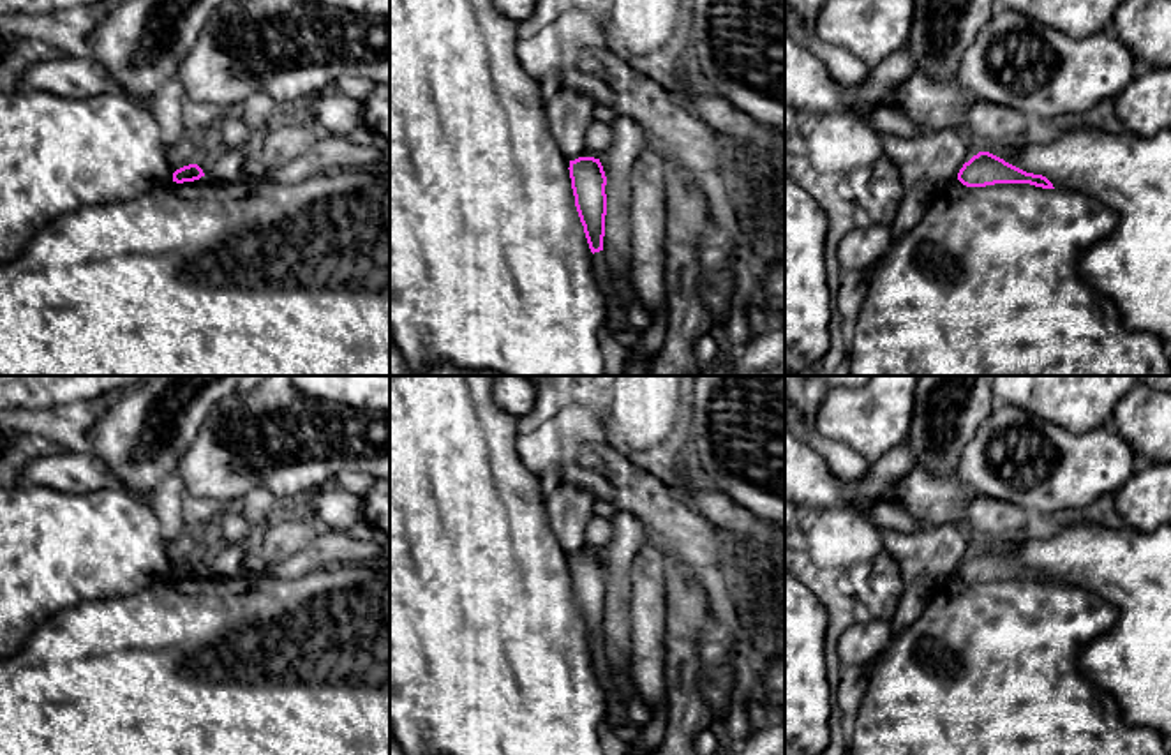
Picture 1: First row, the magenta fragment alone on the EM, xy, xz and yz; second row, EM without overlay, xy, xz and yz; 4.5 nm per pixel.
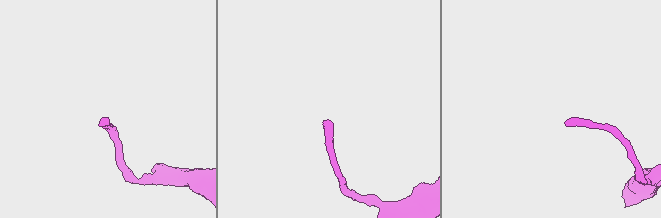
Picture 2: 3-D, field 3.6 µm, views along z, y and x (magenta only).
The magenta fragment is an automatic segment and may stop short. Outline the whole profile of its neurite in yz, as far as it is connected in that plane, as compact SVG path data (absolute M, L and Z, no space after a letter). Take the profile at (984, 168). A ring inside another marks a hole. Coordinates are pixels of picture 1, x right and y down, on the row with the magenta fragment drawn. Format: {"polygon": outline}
{"polygon": "M979 152L965 162L958 173L958 180L966 187L1030 183L1042 189L1055 189L1046 176L1026 173L989 152Z"}

